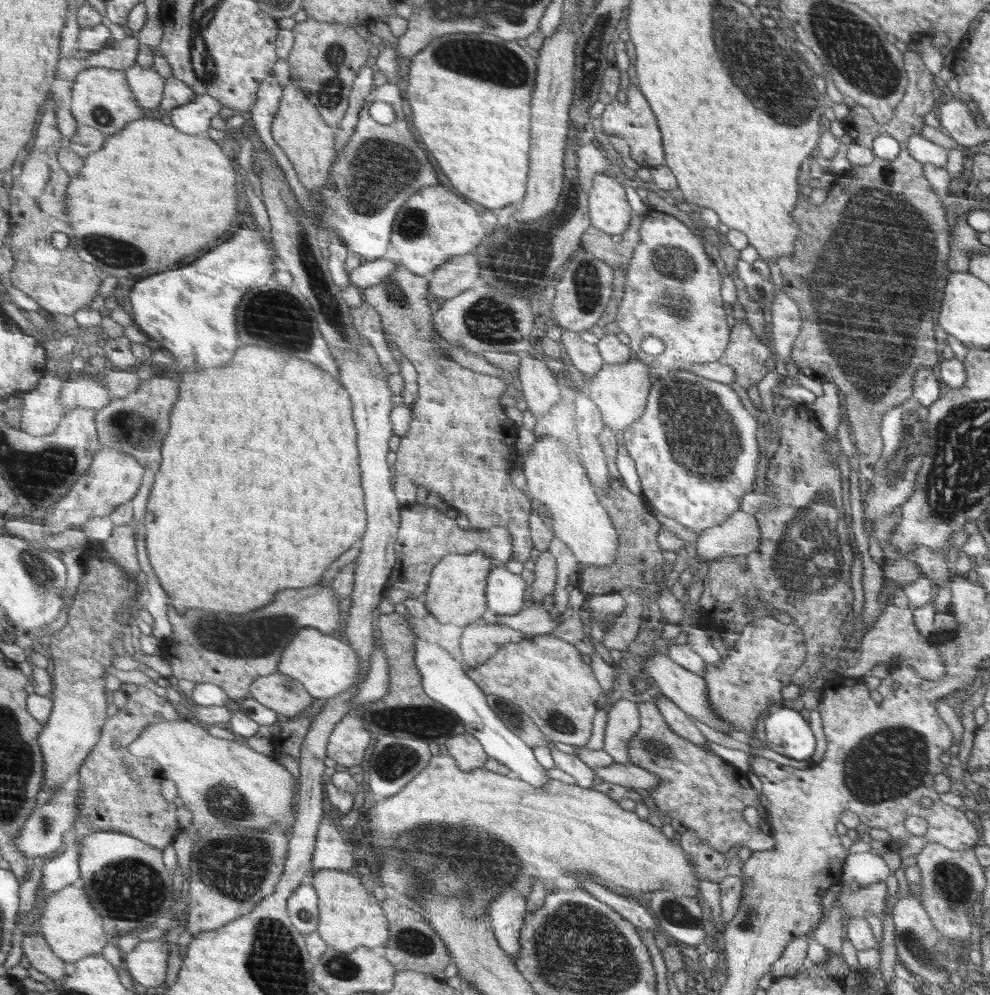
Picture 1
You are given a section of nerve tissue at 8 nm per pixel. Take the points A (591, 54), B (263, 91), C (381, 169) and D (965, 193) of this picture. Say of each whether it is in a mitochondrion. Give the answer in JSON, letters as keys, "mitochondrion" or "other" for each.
{"A":"mitochondrion","B":"other","C":"mitochondrion","D":"other"}

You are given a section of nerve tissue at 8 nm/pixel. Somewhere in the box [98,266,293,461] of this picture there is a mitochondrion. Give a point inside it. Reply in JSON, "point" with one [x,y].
{"point":[122,423]}

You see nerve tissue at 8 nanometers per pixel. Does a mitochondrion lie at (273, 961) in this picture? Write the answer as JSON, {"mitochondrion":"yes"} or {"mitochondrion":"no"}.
{"mitochondrion":"yes"}

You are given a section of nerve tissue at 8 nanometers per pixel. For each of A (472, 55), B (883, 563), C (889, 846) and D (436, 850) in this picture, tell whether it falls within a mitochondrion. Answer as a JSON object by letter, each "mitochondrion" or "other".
{"A":"mitochondrion","B":"other","C":"other","D":"mitochondrion"}

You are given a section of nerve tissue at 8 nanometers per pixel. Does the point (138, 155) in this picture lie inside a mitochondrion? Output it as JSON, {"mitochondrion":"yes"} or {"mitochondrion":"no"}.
{"mitochondrion":"no"}

